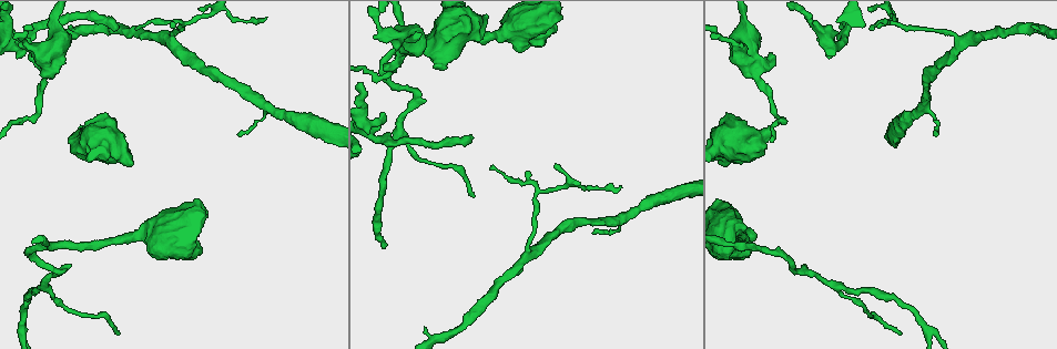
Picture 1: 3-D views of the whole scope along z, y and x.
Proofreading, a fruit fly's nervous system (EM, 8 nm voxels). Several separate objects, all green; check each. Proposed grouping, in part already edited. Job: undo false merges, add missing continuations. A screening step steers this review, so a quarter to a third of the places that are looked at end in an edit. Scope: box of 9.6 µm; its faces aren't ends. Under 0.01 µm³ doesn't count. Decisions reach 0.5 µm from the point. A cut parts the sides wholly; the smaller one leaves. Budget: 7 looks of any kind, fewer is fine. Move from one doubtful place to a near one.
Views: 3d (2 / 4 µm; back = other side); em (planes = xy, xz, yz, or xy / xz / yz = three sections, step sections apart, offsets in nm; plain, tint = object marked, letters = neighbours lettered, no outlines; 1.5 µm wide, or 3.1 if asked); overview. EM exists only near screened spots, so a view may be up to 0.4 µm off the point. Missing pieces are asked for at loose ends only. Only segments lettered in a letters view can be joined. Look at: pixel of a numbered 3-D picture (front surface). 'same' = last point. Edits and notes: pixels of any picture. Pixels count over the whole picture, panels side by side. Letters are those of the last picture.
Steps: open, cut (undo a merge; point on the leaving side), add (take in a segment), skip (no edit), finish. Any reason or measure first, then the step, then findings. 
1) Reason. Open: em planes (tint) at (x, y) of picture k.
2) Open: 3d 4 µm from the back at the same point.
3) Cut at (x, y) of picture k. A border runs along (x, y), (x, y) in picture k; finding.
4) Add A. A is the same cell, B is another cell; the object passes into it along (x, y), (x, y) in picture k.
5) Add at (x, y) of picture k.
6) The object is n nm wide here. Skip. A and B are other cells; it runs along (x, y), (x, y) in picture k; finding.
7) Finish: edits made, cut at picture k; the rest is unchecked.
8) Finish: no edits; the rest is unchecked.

Stops while still wide. Open: 3d 4 µm at (435, 68) of picture 1.

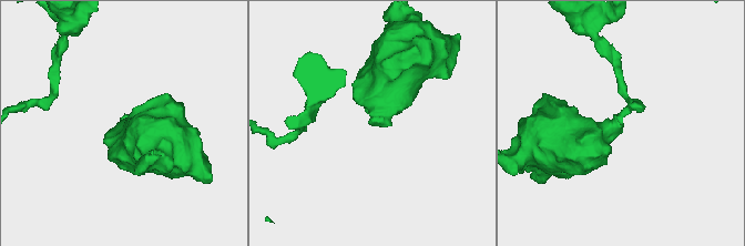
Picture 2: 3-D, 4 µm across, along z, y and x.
Now the EM. Open: em planes (letters) at (120, 118) of picture 2.

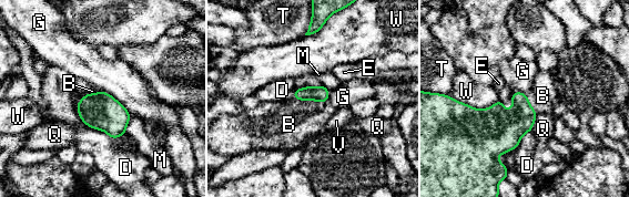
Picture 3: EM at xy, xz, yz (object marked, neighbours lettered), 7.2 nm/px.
Add B. B is the same cell, D, E, G, M, Q, T, V and W are other cells; the object passes into it along (318, 94), (310, 99), (288, 124) in picture 3; the cell continues.

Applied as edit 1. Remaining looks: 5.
Tapers out. Open: em yz step 8 (letters) at (874, 27) of picture 1.

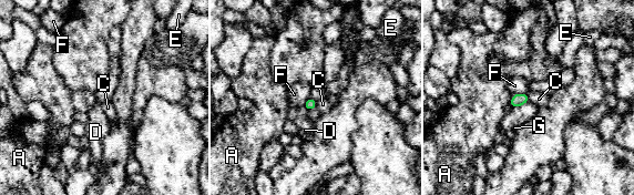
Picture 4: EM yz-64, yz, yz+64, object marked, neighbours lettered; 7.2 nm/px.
Open: em planes (letters) at the same point.

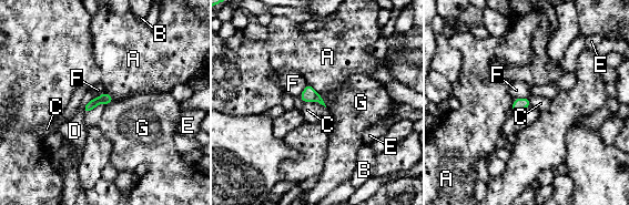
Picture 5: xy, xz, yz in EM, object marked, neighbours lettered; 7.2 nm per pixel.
Skip. A, B, C, D, E, F and G are other cells; a border runs along (320, 95), (326, 106) in picture 5; none of them fits.

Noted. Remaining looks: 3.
Abrupt turn. Open: em yz step 8 (tint) at (61, 272) of picture 1.

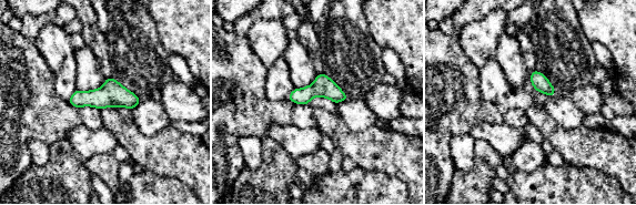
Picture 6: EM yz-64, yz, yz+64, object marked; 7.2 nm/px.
Cut it another way. Open: em planes (letters) at the same point.

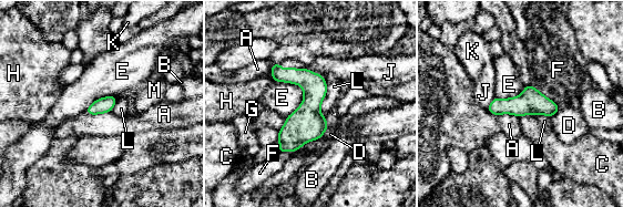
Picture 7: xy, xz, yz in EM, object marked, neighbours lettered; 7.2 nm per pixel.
Skip. A, B, C, D, E, F, G, H, J, K, L and M are other cells; a border runs along (323, 76), (325, 116) in picture 7; all the same cell.

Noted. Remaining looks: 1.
Finish: edits made, add at picture 3; the rest is unchecked.

